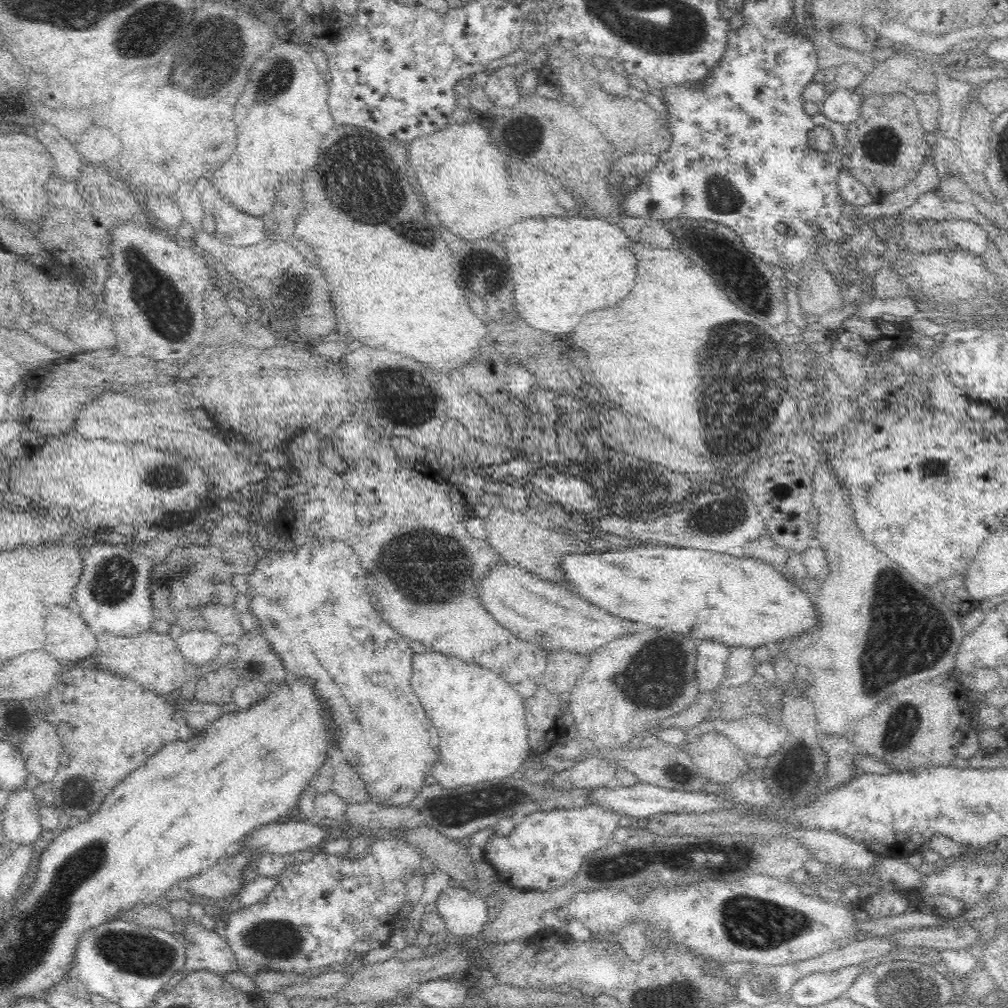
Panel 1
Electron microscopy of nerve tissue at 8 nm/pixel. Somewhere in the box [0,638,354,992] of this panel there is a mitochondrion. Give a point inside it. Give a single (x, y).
(126, 951)

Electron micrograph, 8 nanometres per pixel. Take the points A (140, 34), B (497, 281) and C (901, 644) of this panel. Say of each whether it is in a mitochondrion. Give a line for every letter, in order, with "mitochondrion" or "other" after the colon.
A: mitochondrion
B: other
C: mitochondrion

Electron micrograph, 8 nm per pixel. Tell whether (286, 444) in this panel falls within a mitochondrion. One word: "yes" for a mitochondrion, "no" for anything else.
no

